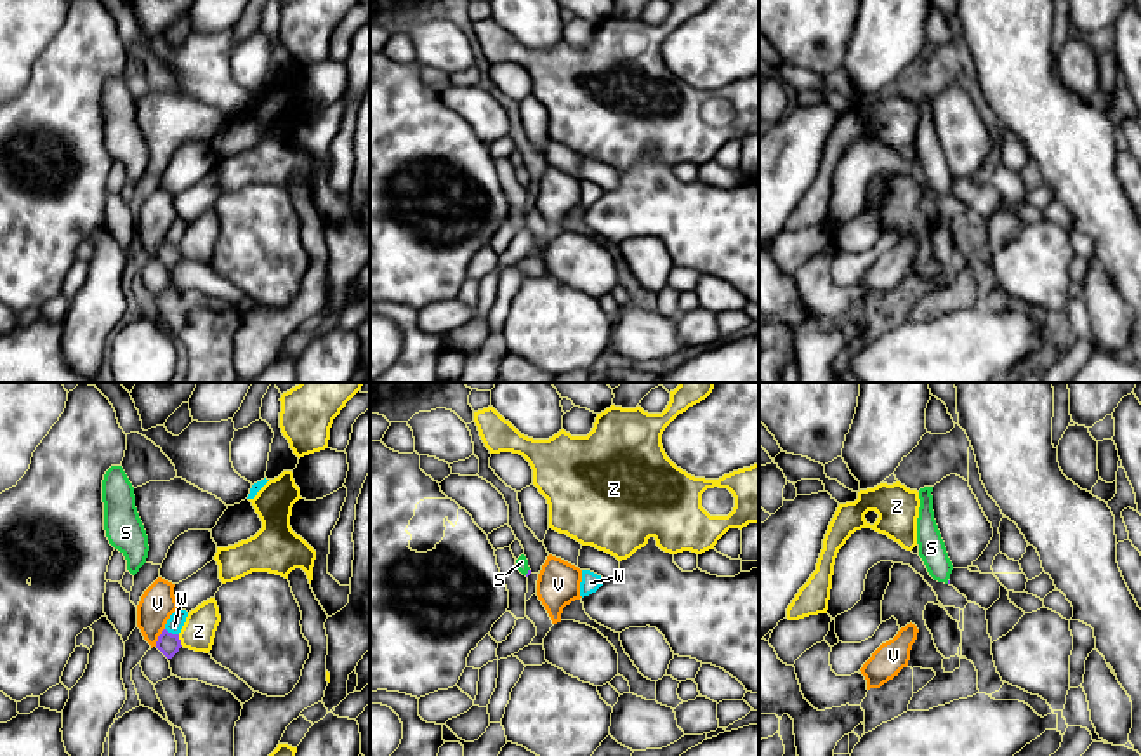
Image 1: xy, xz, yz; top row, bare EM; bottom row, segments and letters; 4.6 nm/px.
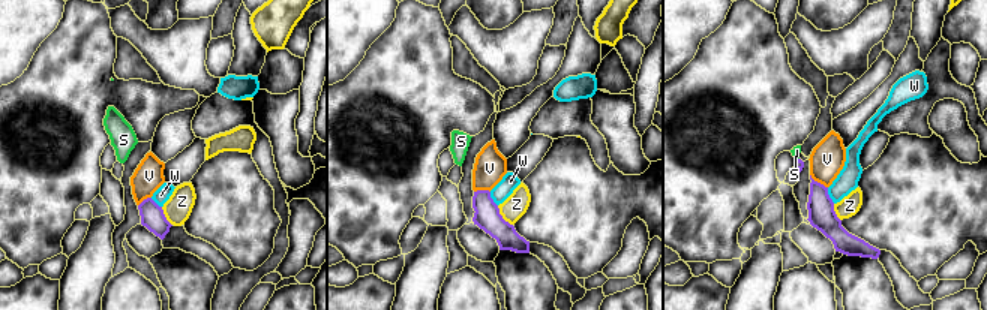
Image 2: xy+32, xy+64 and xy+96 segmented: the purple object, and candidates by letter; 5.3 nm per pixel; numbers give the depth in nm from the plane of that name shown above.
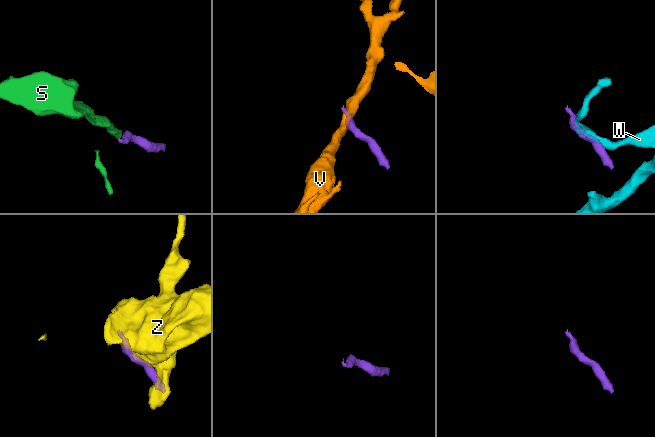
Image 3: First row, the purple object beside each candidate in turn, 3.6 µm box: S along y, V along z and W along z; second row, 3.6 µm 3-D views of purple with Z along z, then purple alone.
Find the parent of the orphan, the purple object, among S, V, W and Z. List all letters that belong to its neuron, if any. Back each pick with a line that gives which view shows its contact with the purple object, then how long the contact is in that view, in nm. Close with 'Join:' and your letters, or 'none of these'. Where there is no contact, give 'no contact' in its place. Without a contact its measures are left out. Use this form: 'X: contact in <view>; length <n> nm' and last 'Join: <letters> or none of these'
S: contact in xz; length 40 nm
Join: S

